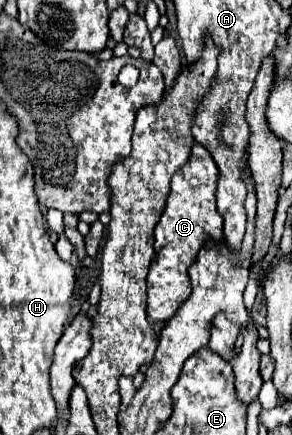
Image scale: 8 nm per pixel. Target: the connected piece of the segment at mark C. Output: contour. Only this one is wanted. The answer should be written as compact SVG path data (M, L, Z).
M201 144L193 146L191 160L171 180L171 192L155 226L155 258L147 276L147 316L153 322L167 322L177 308L189 298L189 266L197 260L201 248L209 242L219 244L223 240L223 216L215 208L215 188L219 170L209 150Z

